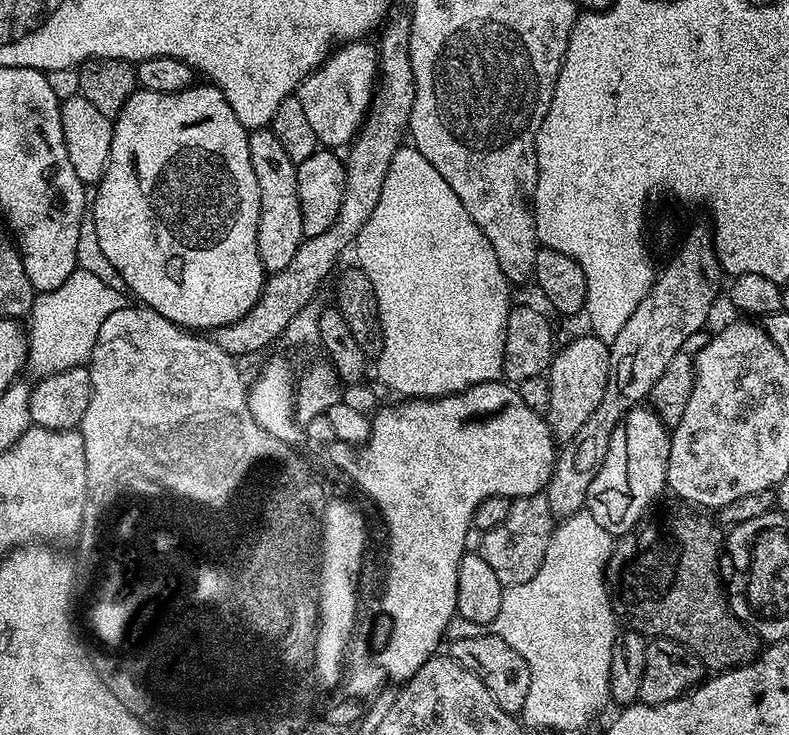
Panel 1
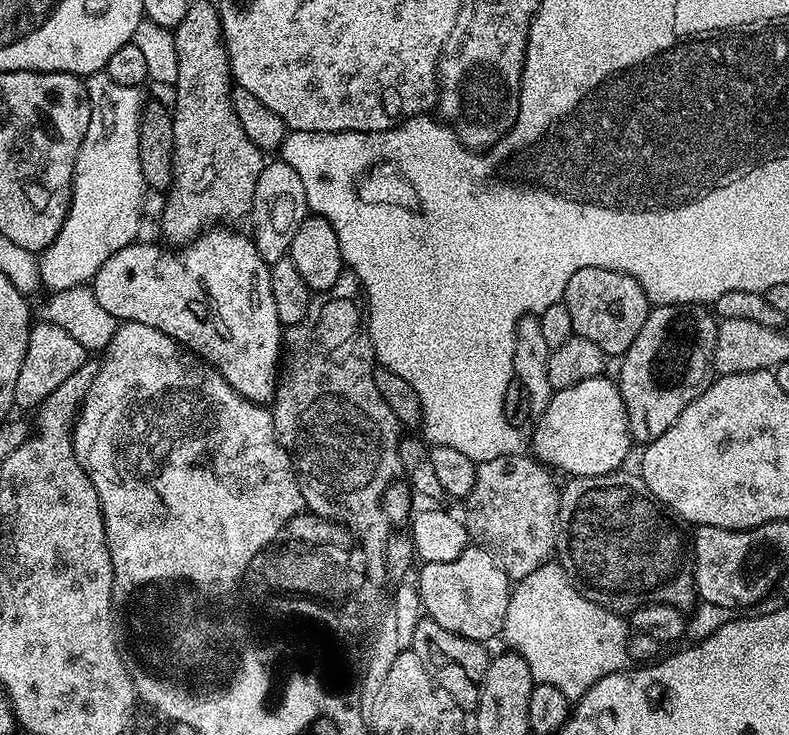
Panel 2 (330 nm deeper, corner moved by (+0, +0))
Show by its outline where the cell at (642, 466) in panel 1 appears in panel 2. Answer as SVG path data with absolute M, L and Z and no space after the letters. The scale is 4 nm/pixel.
M661 304L649 311L646 322L642 322L642 330L638 330L638 338L630 342L630 350L626 350L619 361L618 383L633 441L647 442L666 434L666 430L678 422L678 414L682 414L698 394L708 389L714 372L712 359L714 338L718 338L717 323L717 317L703 304Z

